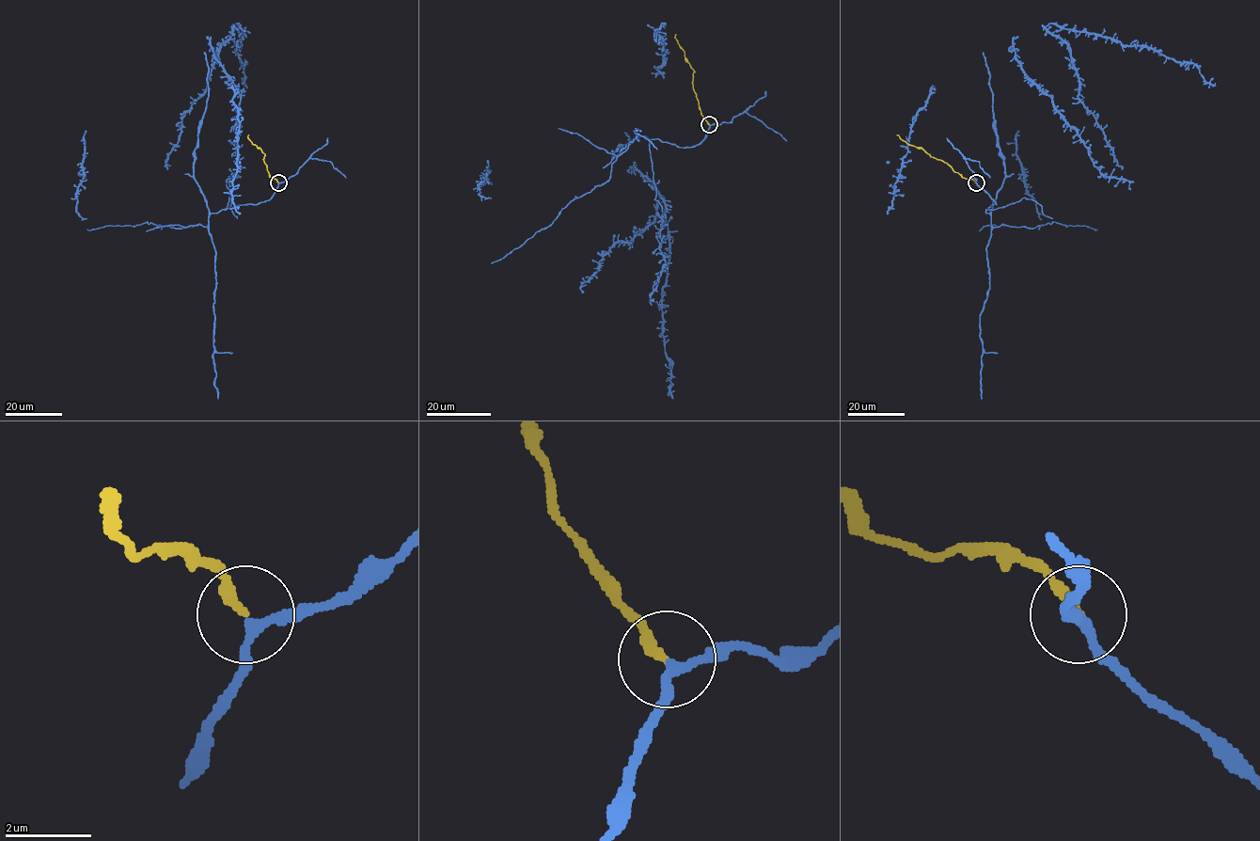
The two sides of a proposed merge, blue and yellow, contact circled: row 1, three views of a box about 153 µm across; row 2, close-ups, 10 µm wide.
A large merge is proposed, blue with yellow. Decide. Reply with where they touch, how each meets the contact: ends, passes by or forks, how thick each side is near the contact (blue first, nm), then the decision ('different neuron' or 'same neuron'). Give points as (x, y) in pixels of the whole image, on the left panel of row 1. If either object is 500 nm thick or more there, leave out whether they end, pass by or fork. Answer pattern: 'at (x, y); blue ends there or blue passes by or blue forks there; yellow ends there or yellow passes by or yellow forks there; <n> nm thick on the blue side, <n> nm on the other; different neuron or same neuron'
at (278, 182); blue passes by; yellow ends there; 200 nm thick on the blue side, 240 nm on the other; same neuron

